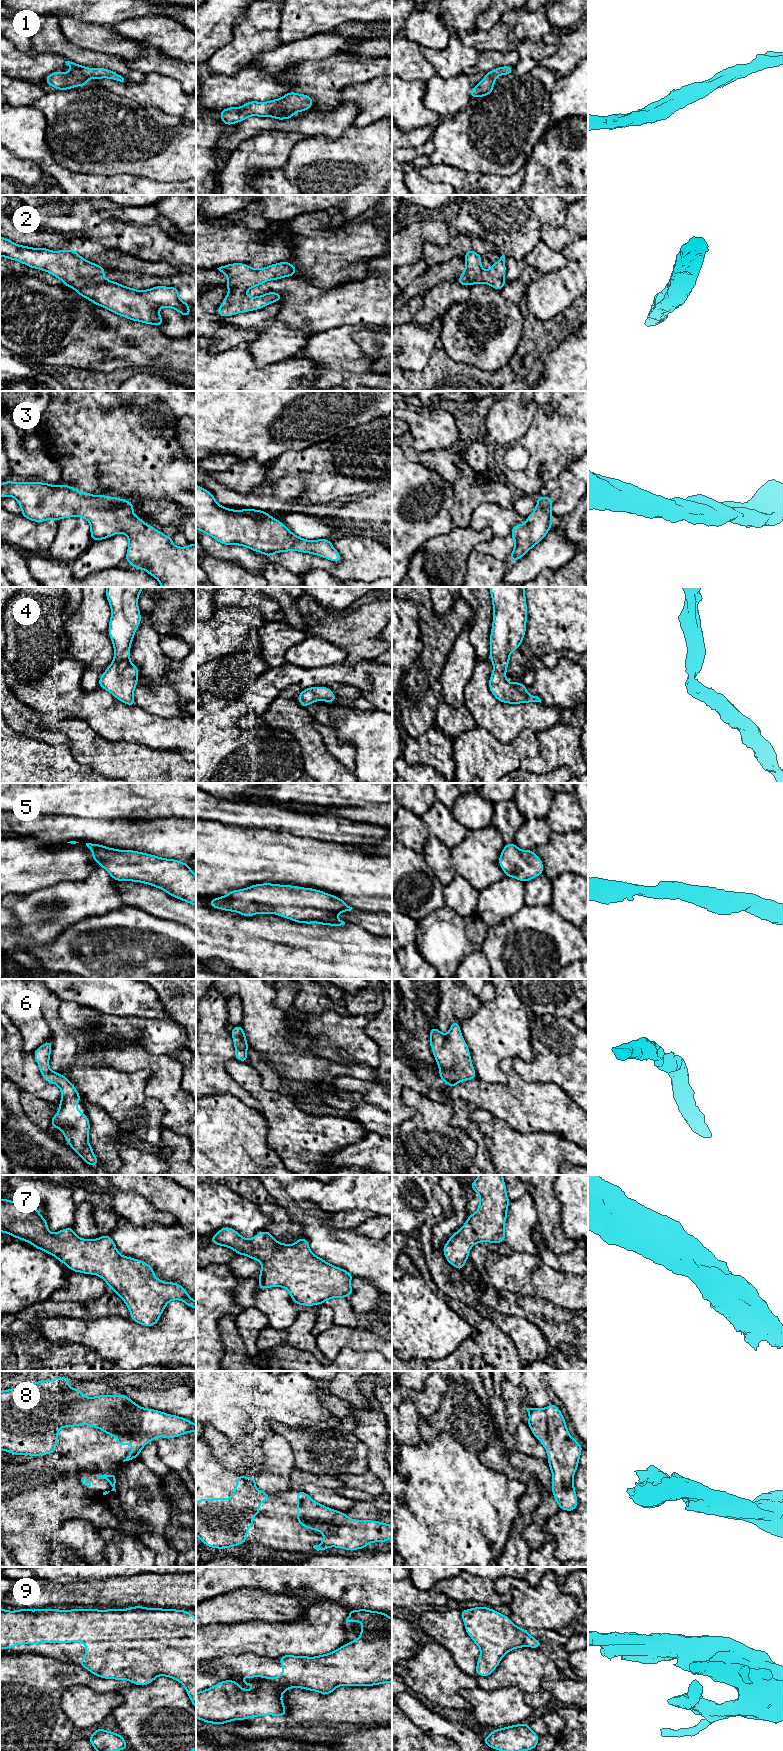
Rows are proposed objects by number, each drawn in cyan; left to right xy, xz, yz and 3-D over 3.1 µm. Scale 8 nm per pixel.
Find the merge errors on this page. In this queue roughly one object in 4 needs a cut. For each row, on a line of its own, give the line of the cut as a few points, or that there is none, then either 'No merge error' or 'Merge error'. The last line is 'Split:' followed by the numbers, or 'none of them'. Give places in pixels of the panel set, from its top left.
1: No split. No merge error
2: No split. No merge error
3: No split. No merge error
4: No split. No merge error
5: No split. No merge error
6: No split. No merge error
7: No split. No merge error
8: No split. No merge error
9: No split. No merge error
Split: none of them

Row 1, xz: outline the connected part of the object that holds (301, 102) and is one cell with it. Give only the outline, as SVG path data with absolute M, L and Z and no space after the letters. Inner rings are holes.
M288 92L283 97L267 102L250 101L241 107L229 107L220 111L220 119L226 126L237 124L249 116L291 119L294 113L313 106L313 98L305 94Z

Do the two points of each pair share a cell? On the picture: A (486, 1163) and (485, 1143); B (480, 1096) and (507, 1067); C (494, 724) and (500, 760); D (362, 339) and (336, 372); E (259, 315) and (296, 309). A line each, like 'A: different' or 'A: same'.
A: same
B: same
C: different
D: different
E: different

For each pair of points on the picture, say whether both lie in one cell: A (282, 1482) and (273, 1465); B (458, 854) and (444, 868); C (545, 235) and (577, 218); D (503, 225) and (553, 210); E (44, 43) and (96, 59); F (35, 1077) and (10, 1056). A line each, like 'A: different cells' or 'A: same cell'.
A: same cell
B: different cells
C: same cell
D: same cell
E: same cell
F: same cell

